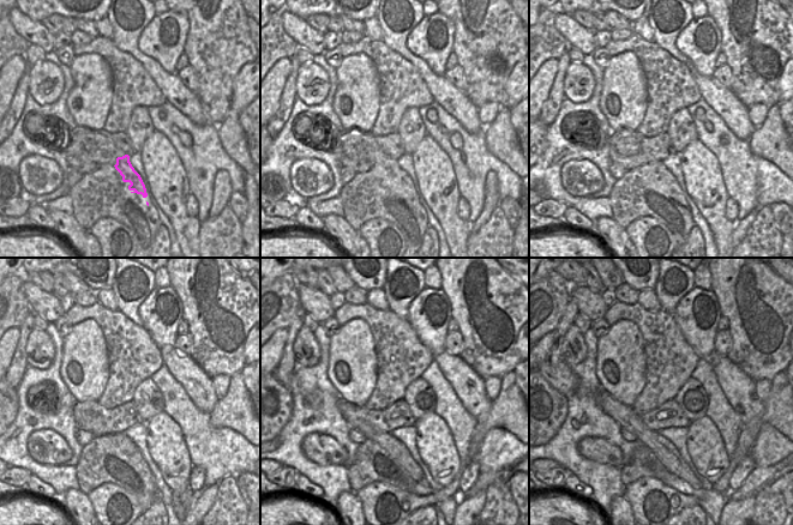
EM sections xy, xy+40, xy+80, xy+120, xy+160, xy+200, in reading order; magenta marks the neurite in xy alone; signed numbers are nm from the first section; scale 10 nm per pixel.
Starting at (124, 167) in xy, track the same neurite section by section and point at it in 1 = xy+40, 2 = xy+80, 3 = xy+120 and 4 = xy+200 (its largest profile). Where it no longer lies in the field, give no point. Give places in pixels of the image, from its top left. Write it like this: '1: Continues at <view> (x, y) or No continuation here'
1: Continues at xy+40 (397, 175)
2: Continues at xy+80 (665, 175)
3: Continues at xy+120 (126, 444)
4: Continues at xy+200 (625, 416)

